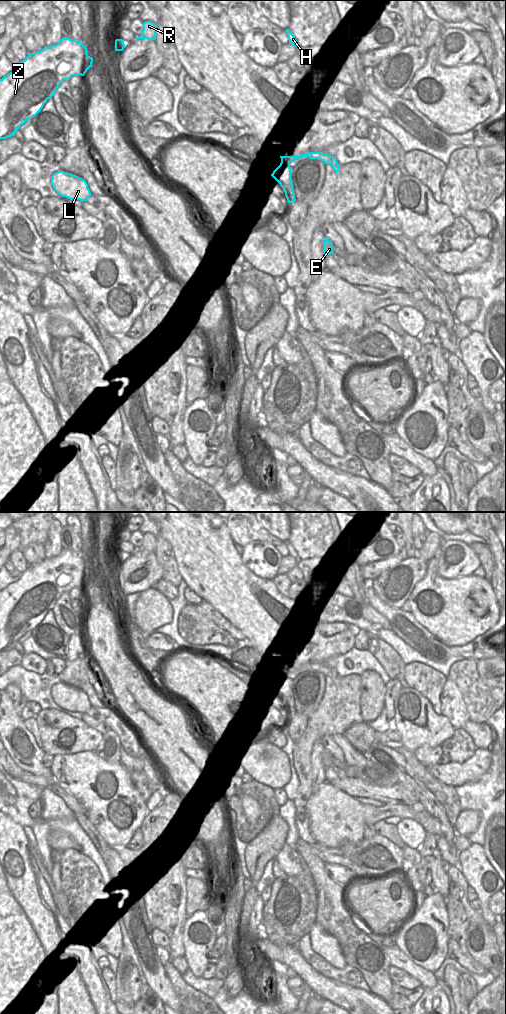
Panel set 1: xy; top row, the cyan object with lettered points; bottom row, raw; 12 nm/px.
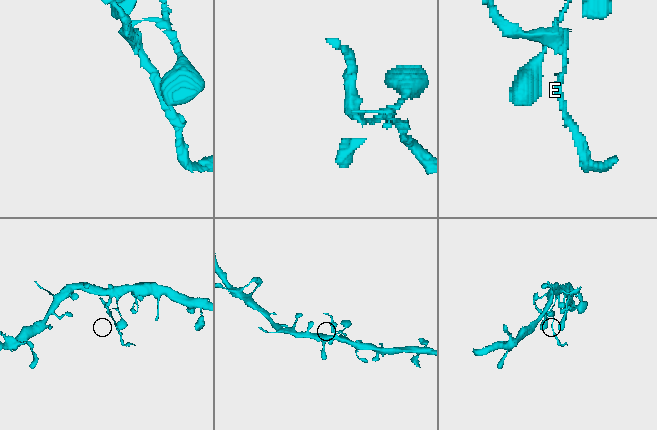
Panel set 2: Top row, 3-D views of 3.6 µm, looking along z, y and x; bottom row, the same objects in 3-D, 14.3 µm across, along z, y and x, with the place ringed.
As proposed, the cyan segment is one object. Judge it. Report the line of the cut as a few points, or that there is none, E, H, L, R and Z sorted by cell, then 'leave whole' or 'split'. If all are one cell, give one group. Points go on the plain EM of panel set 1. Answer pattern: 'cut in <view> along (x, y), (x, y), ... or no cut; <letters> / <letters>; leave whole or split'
cut in xy along (302, 667), (307, 668); E / H L R Z; split

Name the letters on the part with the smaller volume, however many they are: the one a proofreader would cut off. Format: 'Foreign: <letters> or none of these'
Foreign: E

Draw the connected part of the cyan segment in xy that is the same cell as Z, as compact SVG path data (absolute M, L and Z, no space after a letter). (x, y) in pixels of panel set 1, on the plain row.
M63 549L59 555L50 559L45 558L35 565L28 565L22 573L21 578L0 591L0 651L14 648L15 644L27 632L36 628L48 611L52 611L59 597L72 588L84 588L87 582L92 579L93 570L87 566L87 560L81 553Z

